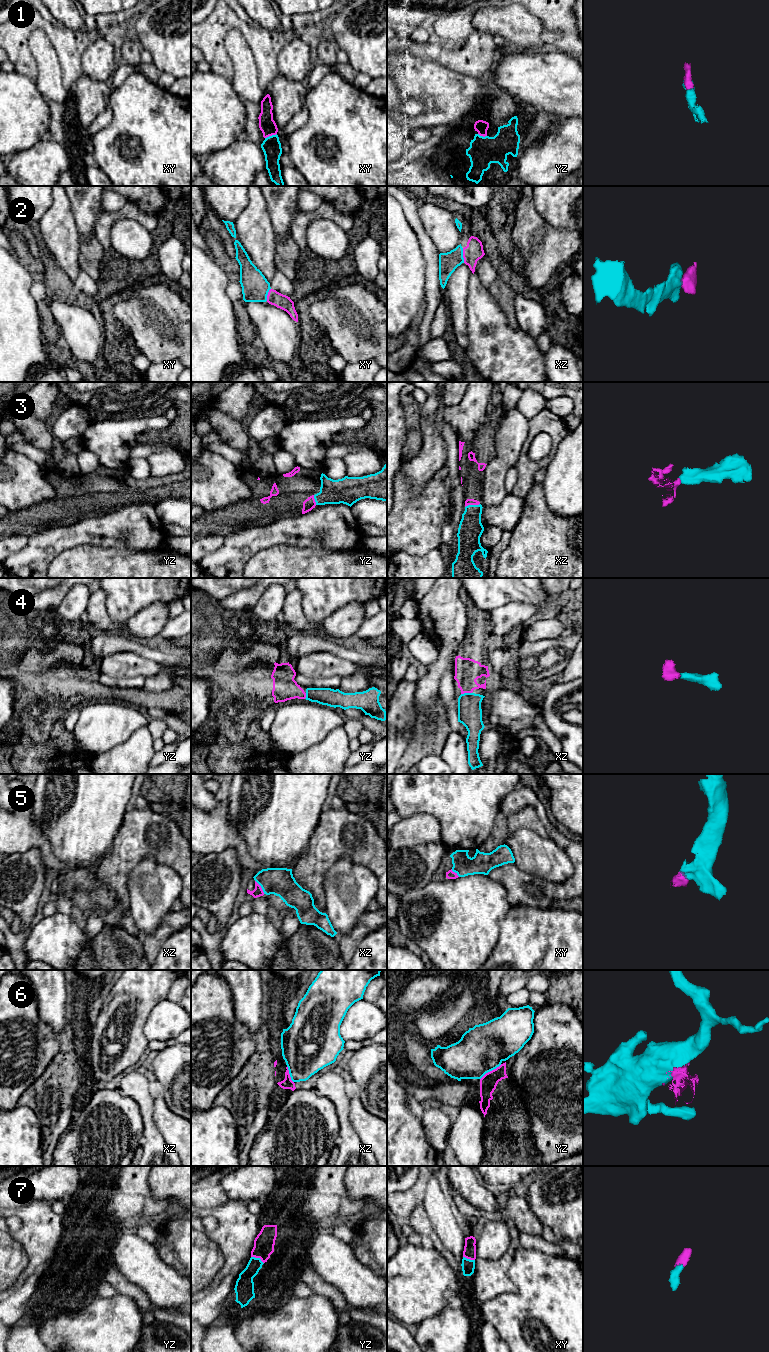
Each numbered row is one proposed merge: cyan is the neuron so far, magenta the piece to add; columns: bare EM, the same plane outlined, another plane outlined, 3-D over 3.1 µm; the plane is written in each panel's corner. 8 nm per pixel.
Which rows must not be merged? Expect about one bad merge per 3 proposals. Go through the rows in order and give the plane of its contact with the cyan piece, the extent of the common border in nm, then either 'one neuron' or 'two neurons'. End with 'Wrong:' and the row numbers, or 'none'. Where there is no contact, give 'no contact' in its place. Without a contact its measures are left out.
1: xy | 100 nm | one neuron
2: xz | 120 nm | one neuron
3: xz | 120 nm | one neuron
4: xz | 90 nm | one neuron
5: xz | 130 nm | one neuron
6: yz | 220 nm | two neurons
7: yz | 120 nm | one neuron
Wrong: 6

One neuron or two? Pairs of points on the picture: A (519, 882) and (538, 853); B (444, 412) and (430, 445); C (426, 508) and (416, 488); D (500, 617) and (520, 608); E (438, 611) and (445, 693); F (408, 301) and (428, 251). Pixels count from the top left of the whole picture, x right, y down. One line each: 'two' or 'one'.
A: two
B: one
C: two
D: one
E: two
F: two

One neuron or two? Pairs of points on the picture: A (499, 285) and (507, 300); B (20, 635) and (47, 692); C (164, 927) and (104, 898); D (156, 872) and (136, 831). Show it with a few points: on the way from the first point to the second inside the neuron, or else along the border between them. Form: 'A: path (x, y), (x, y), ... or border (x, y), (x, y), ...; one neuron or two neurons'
A: path (500, 289), (504, 296); one neuron
B: path (14, 652), (14, 670), (30, 686); one neuron
C: path (149, 936), (140, 936), (117, 913); one neuron
D: border (170, 867), (146, 857), (131, 872); two neurons

